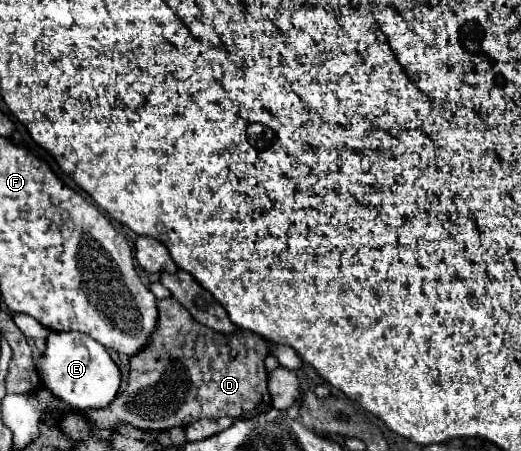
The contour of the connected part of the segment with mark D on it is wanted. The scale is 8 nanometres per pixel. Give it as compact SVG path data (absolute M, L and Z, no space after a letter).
M174 297L160 299L158 307L158 327L150 345L130 359L128 389L108 409L84 411L94 427L110 429L120 423L144 431L168 431L204 417L250 419L270 409L264 367L268 343L258 333L240 329L234 335L220 335L202 323L196 331L196 319Z

